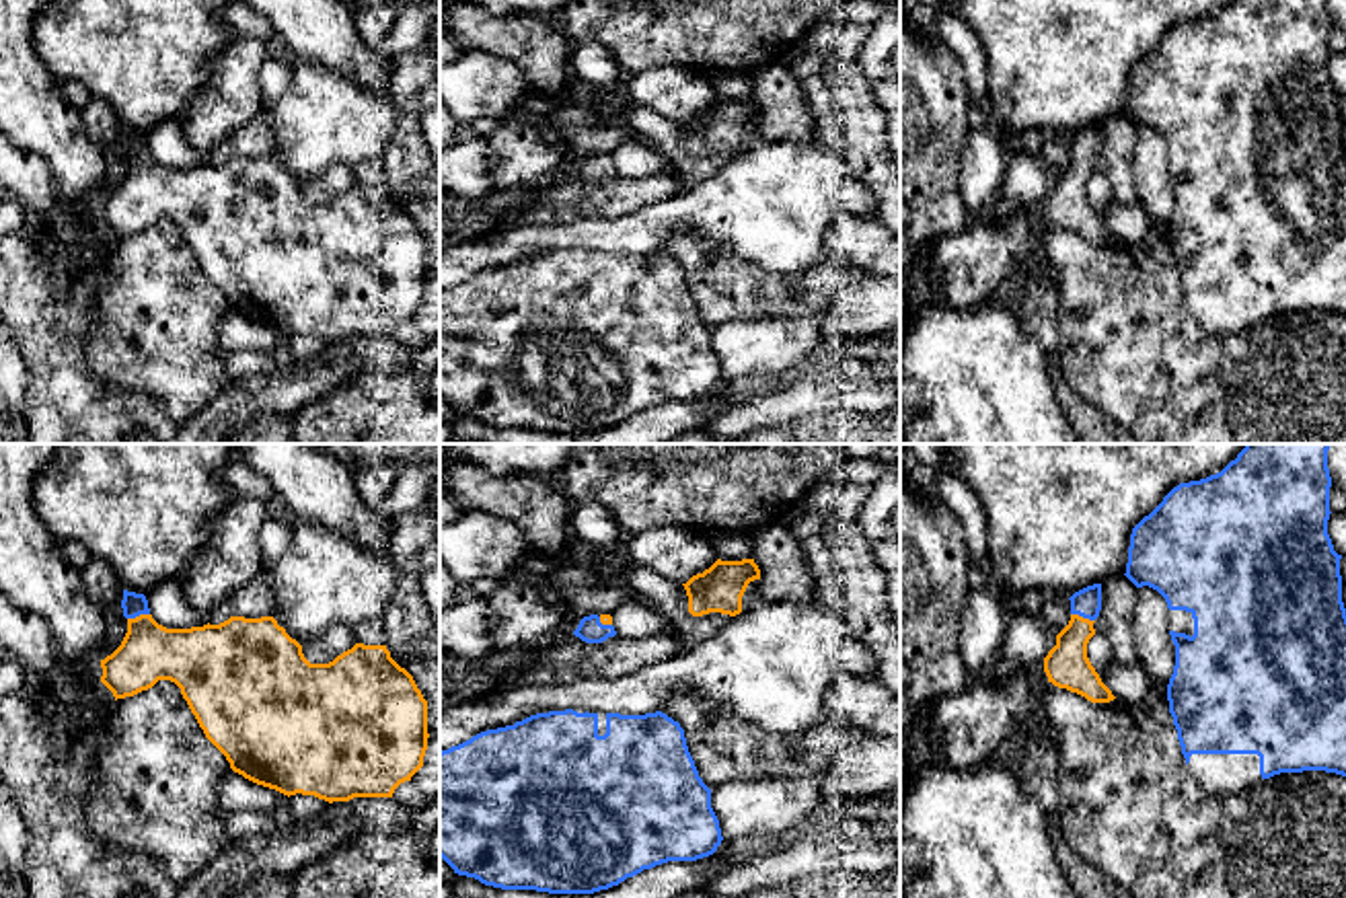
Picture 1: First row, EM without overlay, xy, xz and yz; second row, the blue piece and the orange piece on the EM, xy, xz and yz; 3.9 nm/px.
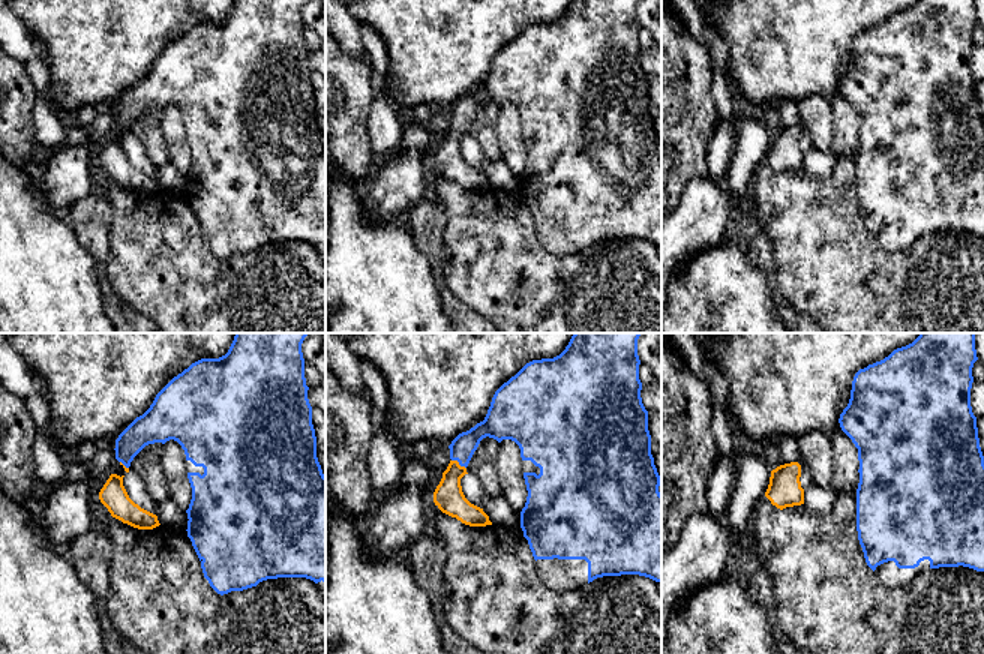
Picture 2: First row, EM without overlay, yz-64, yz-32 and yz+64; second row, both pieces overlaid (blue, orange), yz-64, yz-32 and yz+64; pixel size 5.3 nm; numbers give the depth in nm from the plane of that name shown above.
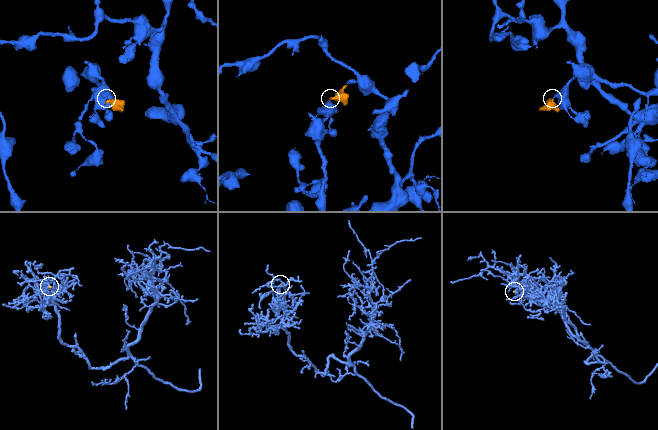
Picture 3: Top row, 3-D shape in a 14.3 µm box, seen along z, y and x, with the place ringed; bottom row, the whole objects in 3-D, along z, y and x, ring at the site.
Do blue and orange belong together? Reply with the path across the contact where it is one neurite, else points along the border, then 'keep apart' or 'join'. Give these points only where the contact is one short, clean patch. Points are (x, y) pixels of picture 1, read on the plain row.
way yz (1086, 142), (1083, 157), (1071, 181), (1067, 206); join

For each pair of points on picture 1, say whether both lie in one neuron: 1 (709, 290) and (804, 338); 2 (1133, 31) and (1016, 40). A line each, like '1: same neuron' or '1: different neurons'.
1: different neurons
2: same neuron

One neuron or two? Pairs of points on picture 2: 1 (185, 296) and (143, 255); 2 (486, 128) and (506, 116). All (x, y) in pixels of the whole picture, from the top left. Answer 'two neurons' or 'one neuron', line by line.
1: one neuron
2: two neurons

